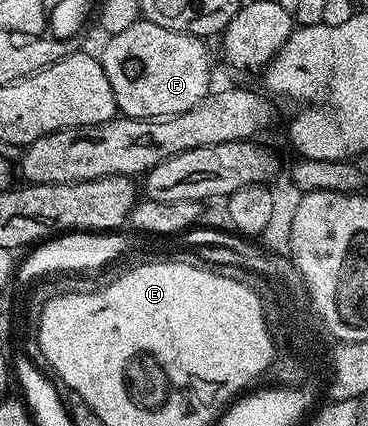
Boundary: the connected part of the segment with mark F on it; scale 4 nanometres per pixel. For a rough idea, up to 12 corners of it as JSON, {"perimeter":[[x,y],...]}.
{"perimeter":[[140,19],[103,70],[125,117],[176,117],[212,92],[204,38]]}

